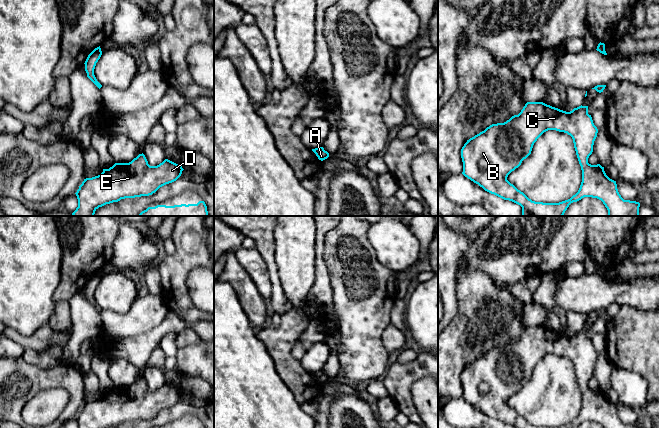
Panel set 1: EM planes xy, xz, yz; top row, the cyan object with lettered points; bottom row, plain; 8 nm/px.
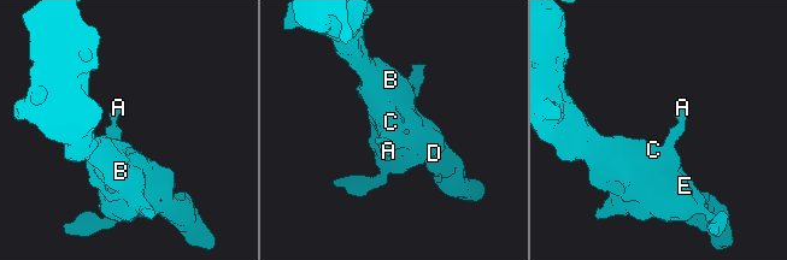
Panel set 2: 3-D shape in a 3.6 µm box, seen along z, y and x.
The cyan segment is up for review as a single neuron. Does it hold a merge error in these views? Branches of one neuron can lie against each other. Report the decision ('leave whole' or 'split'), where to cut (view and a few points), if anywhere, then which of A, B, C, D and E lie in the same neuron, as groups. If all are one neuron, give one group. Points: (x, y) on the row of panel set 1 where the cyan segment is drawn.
leave whole | no cut | A B C D E

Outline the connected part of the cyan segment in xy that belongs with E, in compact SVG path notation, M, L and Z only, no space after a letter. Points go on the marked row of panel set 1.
M143 153L129 163L115 163L109 169L103 169L100 175L84 179L75 193L78 199L78 207L72 215L94 216L95 211L106 204L118 202L125 198L152 195L160 187L176 181L183 170L181 165L168 159L157 166L150 166Z

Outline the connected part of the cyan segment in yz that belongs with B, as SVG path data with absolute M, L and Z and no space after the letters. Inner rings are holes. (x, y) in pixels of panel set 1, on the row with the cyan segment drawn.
M527 102L518 115L504 123L492 124L484 131L467 140L461 149L462 174L478 184L485 191L522 207L522 216L563 216L569 205L584 197L597 198L608 210L608 216L639 216L640 203L624 200L618 192L616 181L610 179L600 164L591 165L588 158L593 152L598 129L594 125L588 106L579 106L570 112L547 105L543 102ZM548 130L570 135L582 170L582 182L578 192L570 199L559 203L535 202L511 184L507 177L518 168L532 151L537 139Z

